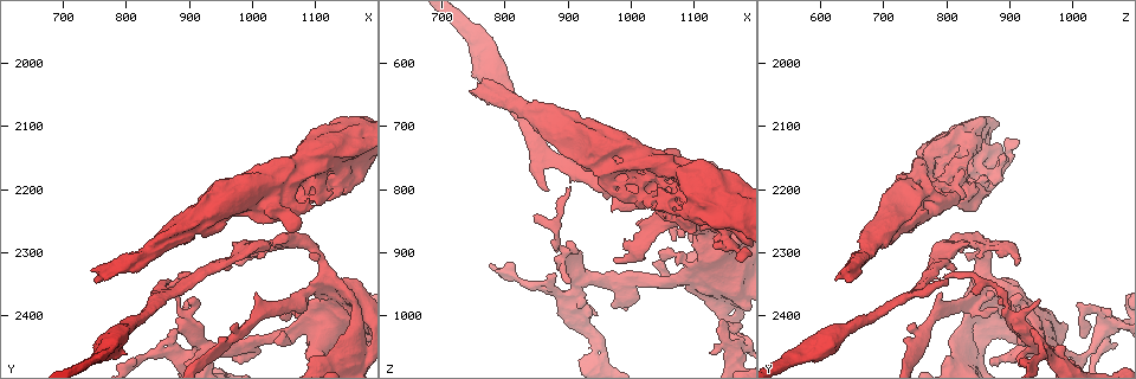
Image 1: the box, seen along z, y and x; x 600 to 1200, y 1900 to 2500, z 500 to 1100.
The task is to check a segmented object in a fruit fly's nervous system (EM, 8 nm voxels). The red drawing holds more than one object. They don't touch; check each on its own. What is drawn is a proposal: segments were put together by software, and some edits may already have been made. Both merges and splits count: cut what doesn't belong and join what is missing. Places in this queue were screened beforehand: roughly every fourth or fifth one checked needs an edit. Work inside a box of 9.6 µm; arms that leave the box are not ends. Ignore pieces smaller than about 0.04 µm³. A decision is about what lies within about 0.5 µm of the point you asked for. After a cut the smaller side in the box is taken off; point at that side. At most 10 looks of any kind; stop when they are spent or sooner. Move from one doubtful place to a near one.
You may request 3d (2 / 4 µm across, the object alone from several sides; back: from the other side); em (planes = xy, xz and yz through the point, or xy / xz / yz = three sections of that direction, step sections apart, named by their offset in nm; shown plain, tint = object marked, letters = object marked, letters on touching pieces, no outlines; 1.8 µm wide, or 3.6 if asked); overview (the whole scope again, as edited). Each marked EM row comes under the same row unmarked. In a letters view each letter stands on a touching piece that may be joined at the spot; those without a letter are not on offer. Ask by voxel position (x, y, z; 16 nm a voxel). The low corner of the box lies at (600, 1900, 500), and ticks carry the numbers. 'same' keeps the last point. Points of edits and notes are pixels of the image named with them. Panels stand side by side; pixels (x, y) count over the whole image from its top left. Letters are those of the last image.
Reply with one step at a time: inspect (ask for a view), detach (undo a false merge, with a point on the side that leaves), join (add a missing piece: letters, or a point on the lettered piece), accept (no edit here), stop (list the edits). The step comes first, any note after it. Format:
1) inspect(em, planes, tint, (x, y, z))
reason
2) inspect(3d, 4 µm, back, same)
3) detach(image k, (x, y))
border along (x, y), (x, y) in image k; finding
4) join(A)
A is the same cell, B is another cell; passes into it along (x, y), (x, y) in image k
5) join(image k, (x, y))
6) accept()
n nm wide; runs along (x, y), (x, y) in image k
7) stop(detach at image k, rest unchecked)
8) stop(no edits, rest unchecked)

inspect(em, xy, step 8, letters, (1160, 2455, 1035))
closes a loop

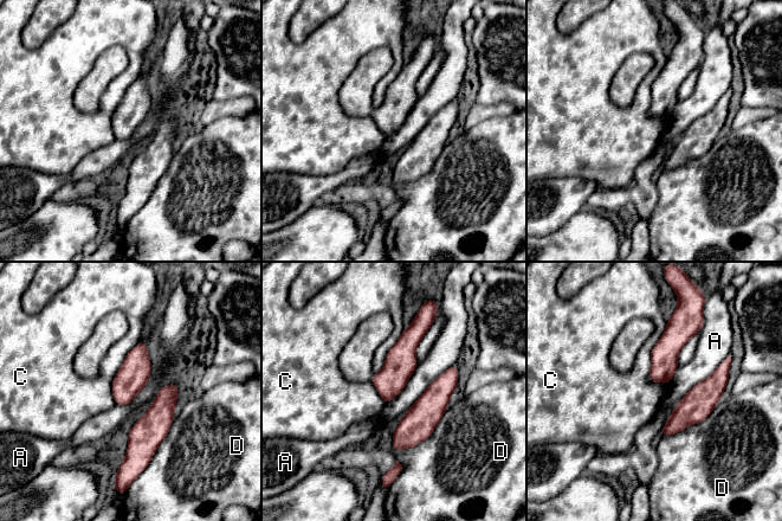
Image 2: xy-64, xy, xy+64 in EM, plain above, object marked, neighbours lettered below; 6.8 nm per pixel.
inspect(em, planes, letters, same)
cut it another way

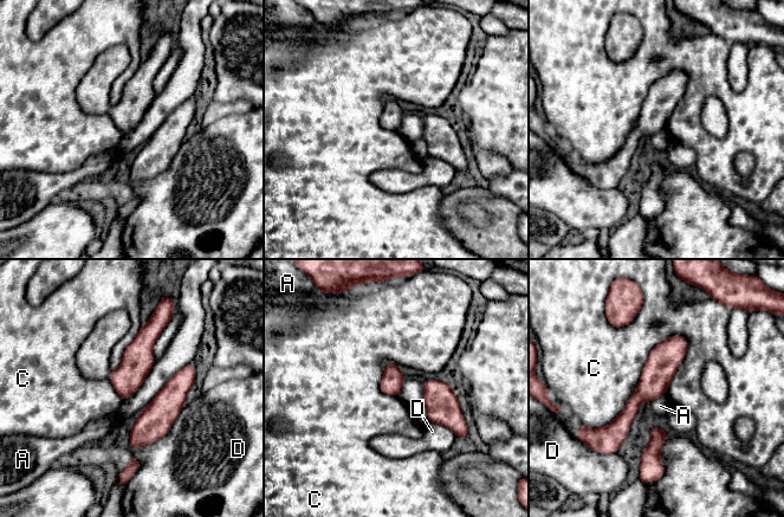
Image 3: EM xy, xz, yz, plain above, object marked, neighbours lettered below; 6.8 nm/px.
accept()
A, C and D are other cells; runs along (682, 340), (607, 437) in image 3; all the same neuron

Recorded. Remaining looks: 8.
inspect(3d, 4 µm, (900, 2335, 800))
an open end

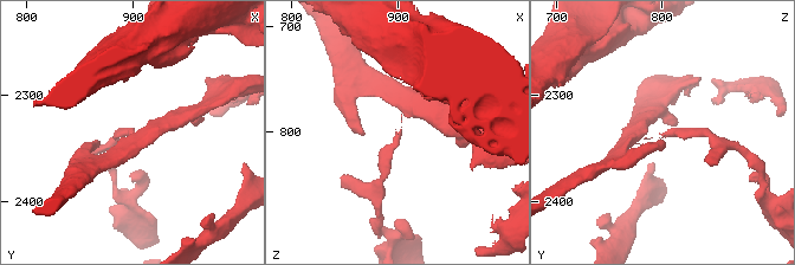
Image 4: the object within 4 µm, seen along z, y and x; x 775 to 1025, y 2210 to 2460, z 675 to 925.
inspect(em, xz, step 8, letters, (902, 2336, 798))
need the tissue

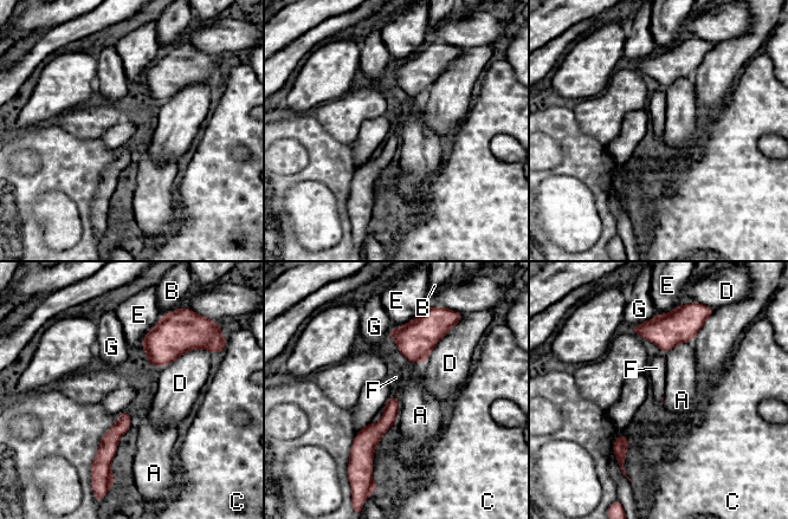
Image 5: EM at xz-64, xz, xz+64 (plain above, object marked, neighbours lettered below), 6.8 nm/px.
inspect(em, planes, letters, same)
cut it another way

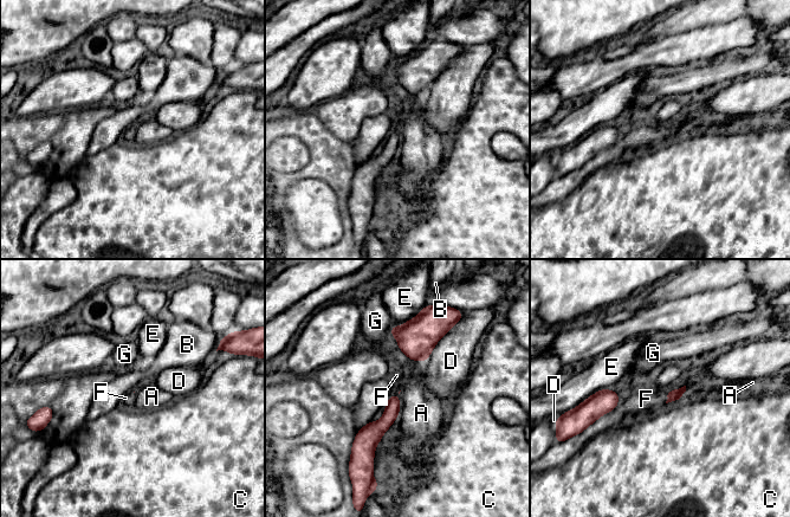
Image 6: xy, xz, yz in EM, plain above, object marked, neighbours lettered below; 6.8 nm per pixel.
accept()
A, B, C, D, E, F and G are other cells; border along (619, 404), (601, 414), (588, 426) in image 6; none of them fits

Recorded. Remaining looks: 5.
inspect(em, planes, tint, (765, 2340, 630))
free end

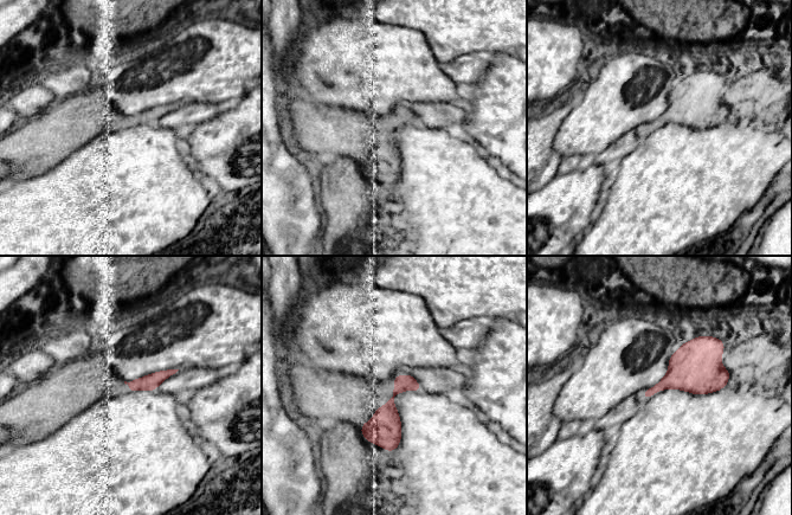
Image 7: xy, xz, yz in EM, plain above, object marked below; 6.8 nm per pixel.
inspect(em, planes, letters, same)
what lies round it

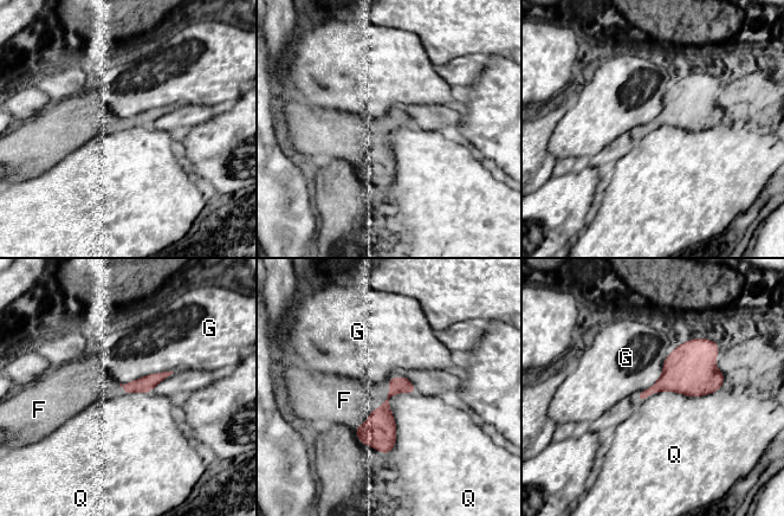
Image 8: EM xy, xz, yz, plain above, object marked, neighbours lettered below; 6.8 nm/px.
join(image 8, (344, 400))
F is the same cell, G and Q are other cells; it goes on there

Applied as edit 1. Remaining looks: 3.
stop(join at image 8, rest unchecked)

